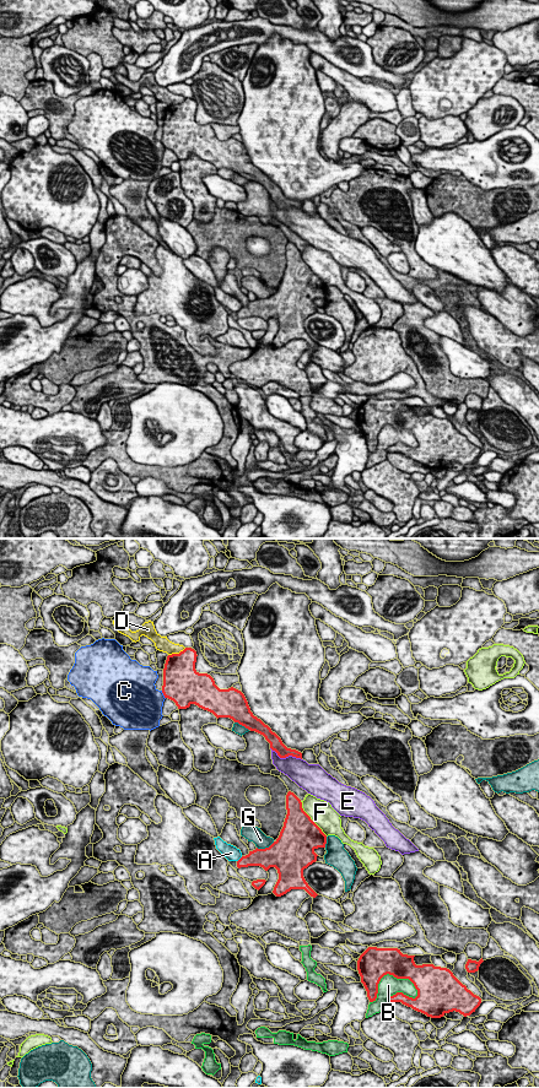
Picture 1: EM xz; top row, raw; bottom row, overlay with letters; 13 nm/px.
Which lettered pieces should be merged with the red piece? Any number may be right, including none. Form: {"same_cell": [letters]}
{"same_cell": []}

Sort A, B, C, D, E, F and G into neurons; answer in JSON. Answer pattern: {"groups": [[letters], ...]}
{"groups": [["A"], ["B"], ["C"], ["D"], ["E"], ["F"], ["G"]]}

